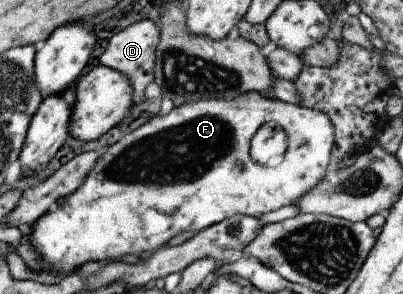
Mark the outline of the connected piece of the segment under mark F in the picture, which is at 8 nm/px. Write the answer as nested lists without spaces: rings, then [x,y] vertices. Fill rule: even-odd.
[[[247,92],[241,94],[238,98],[230,100],[211,97],[209,99],[196,99],[195,101],[184,103],[181,107],[171,108],[171,111],[167,115],[153,116],[148,122],[145,122],[120,140],[107,146],[105,151],[99,156],[96,164],[92,166],[91,171],[88,171],[83,183],[72,194],[65,196],[63,198],[64,201],[59,206],[51,207],[49,211],[45,212],[31,224],[33,229],[27,244],[37,250],[43,261],[49,263],[49,273],[63,277],[73,272],[75,267],[83,265],[85,261],[113,259],[113,257],[121,257],[125,253],[138,255],[141,251],[151,251],[151,249],[156,249],[166,244],[171,237],[178,233],[185,233],[185,231],[200,232],[206,227],[219,223],[221,220],[235,214],[255,218],[267,211],[275,211],[283,207],[283,205],[295,204],[297,200],[306,194],[306,191],[311,190],[317,182],[320,182],[321,178],[324,178],[324,175],[332,166],[330,164],[330,155],[334,146],[333,136],[333,124],[324,113],[317,110],[310,110],[309,108],[301,108],[295,104],[288,104],[275,97],[268,98],[259,92]],[[265,123],[278,125],[284,131],[286,137],[286,150],[283,154],[282,162],[272,168],[255,163],[248,154],[250,139],[257,129],[265,125]]]

